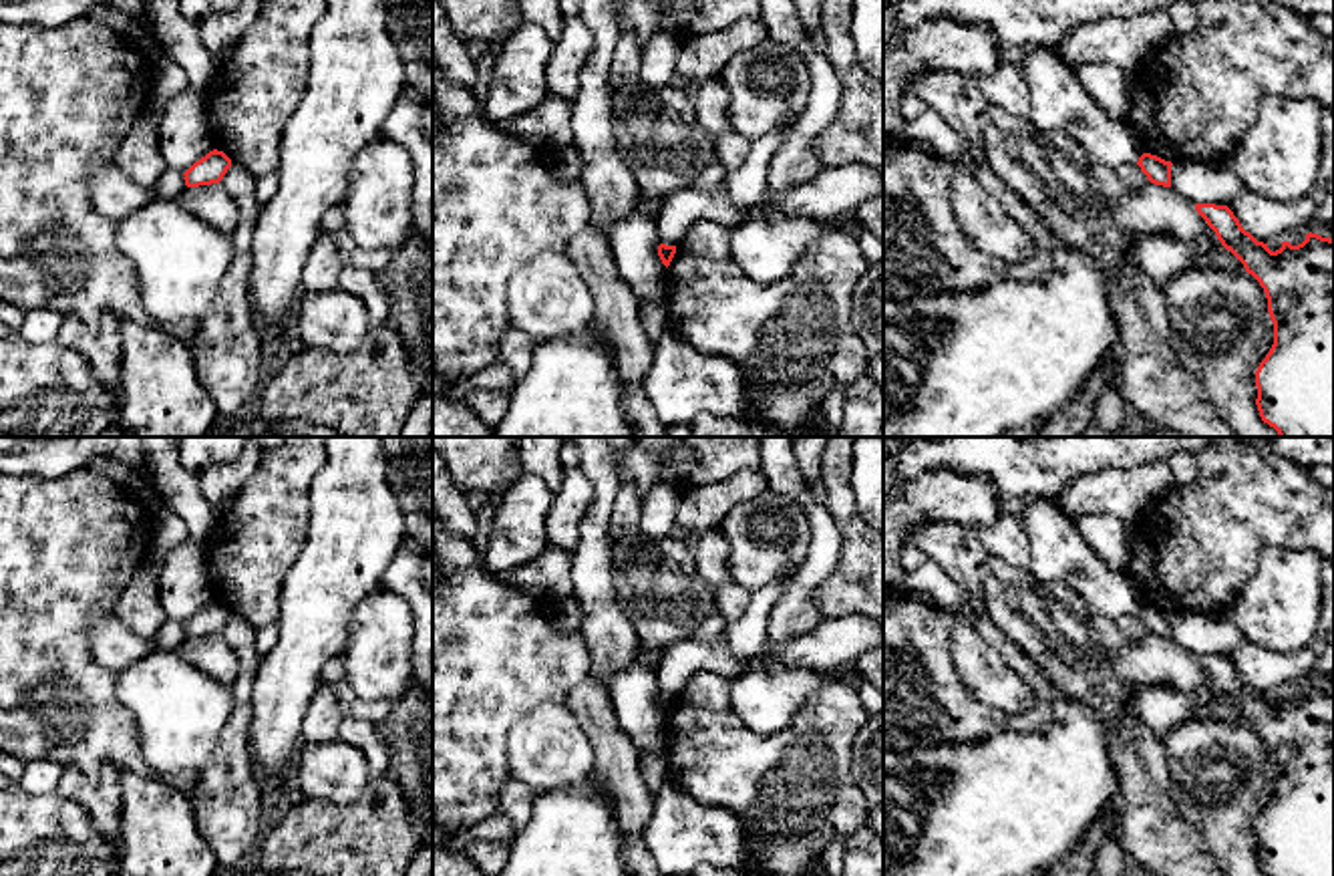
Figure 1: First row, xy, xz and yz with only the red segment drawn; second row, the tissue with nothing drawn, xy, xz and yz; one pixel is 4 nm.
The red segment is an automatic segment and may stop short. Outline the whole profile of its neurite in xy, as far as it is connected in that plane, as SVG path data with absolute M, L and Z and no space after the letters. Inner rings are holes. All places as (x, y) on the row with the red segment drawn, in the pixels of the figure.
M209 151L205 157L195 161L183 175L187 187L211 185L219 183L227 169L231 167L231 159L223 151Z

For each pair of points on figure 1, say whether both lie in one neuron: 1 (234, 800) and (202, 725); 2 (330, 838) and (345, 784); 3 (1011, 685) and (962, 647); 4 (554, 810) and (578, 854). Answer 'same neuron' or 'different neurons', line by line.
1: different neurons
2: different neurons
3: same neuron
4: same neuron

